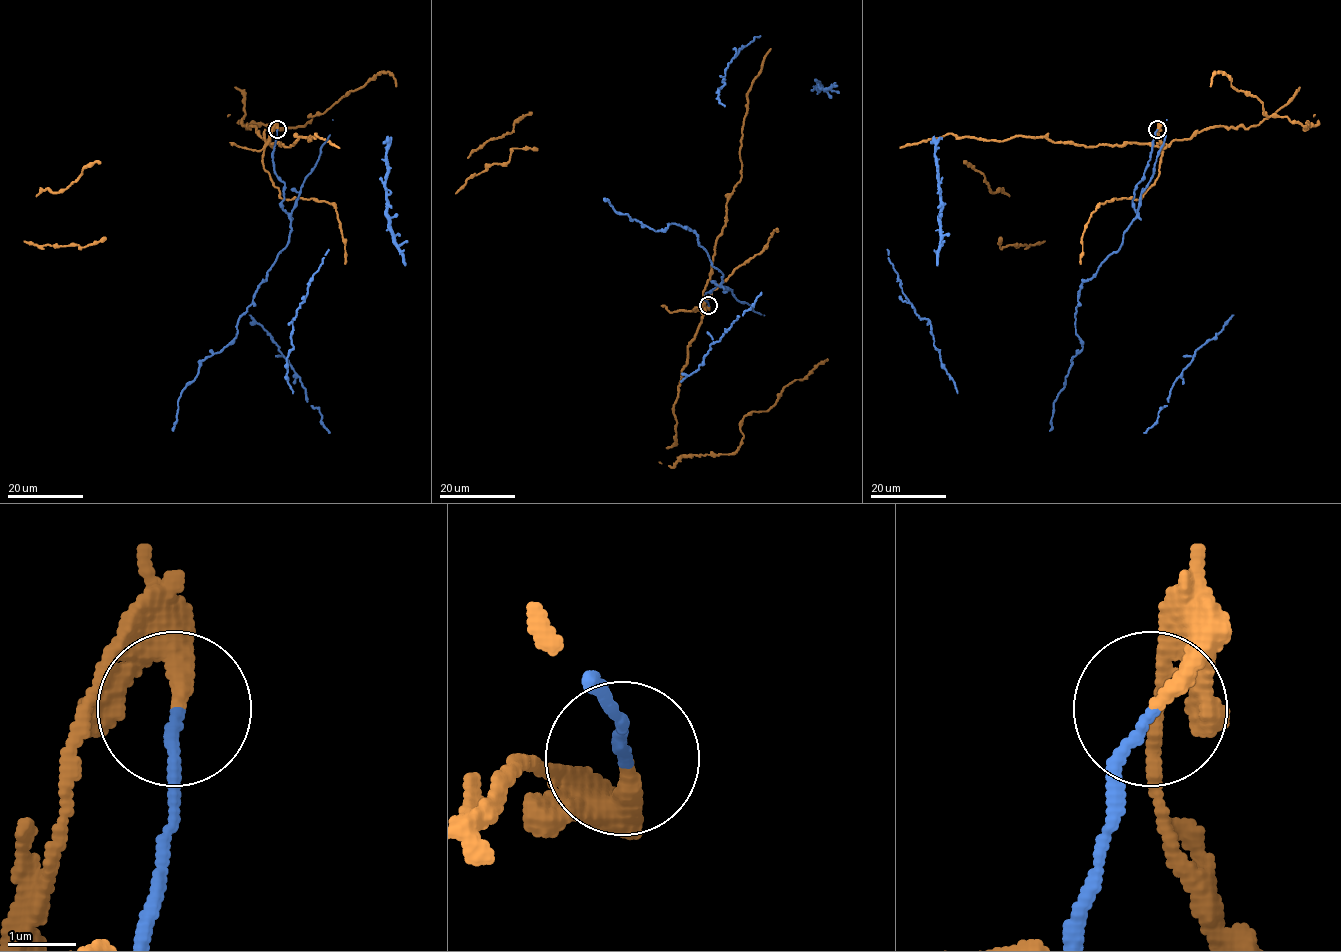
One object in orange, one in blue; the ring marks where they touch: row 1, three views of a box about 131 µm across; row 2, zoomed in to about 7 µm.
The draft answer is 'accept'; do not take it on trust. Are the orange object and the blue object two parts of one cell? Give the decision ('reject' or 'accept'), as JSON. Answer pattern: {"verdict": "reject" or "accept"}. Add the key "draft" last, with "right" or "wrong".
{"verdict": "reject", "draft": "wrong"}

